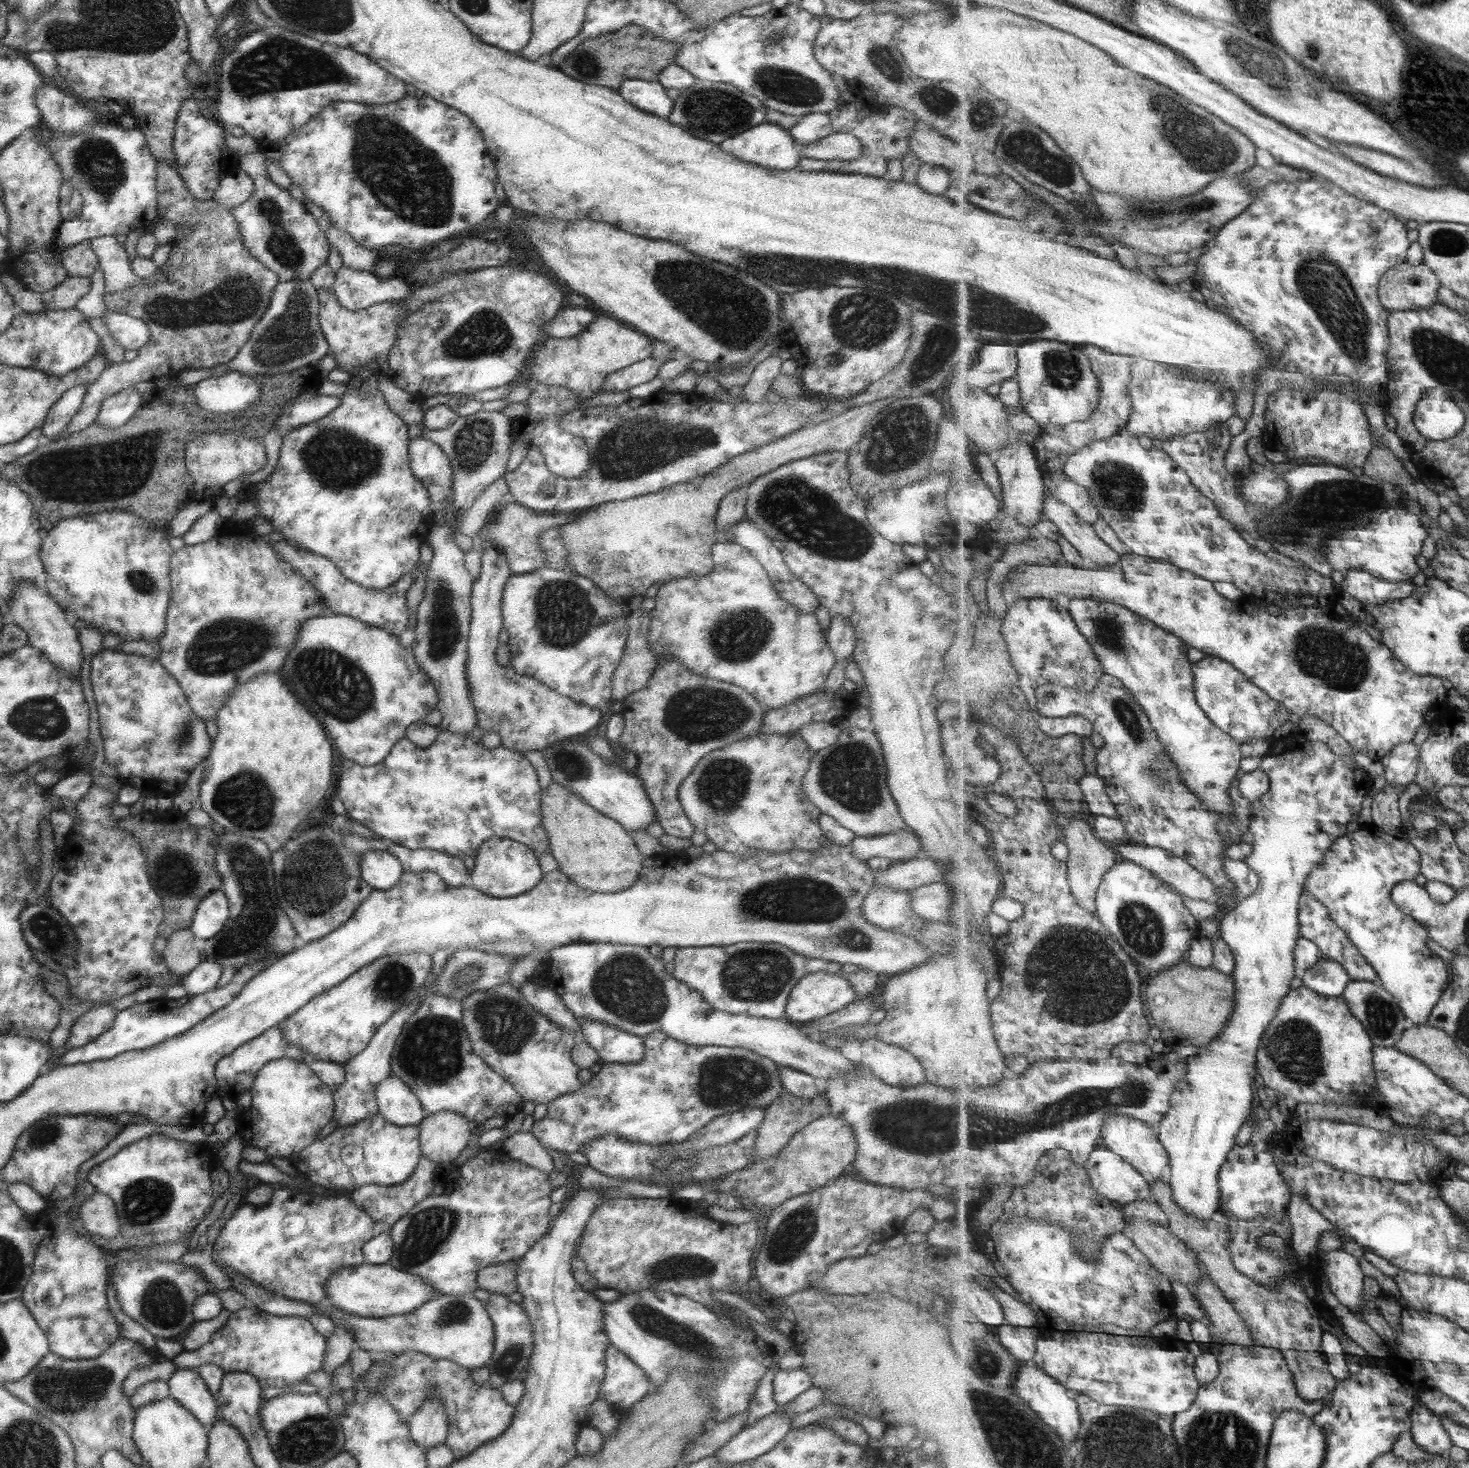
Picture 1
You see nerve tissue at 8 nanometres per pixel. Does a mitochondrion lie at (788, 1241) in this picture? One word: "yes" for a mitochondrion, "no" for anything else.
yes

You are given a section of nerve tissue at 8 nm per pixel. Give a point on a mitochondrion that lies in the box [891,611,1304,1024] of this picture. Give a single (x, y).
(1111, 1004)

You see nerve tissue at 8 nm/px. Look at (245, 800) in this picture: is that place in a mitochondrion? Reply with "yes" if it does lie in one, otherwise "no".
yes

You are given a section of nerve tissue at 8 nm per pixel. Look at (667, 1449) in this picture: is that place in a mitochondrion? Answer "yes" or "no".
no

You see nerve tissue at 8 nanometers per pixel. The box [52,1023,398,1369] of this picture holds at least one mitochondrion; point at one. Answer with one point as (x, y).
(146, 1201)

